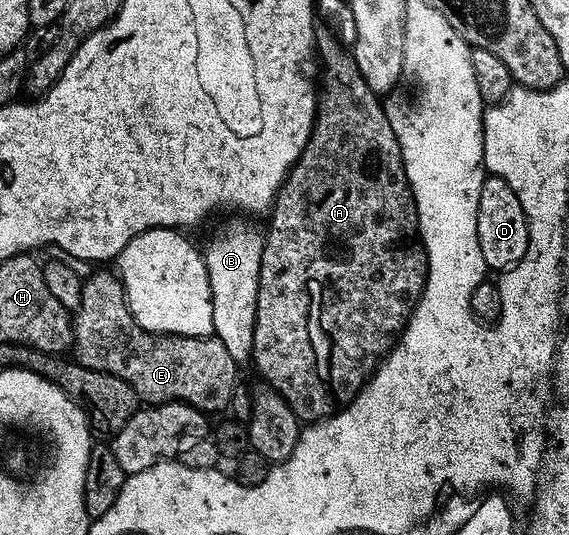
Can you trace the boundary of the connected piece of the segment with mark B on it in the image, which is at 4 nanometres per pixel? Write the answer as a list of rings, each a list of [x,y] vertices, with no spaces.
[[[233,216],[233,219],[223,223],[210,236],[209,243],[203,246],[213,301],[213,334],[223,340],[227,352],[231,352],[238,364],[248,363],[253,353],[259,276],[265,247],[262,227],[257,227],[253,222],[256,221],[245,216]]]

